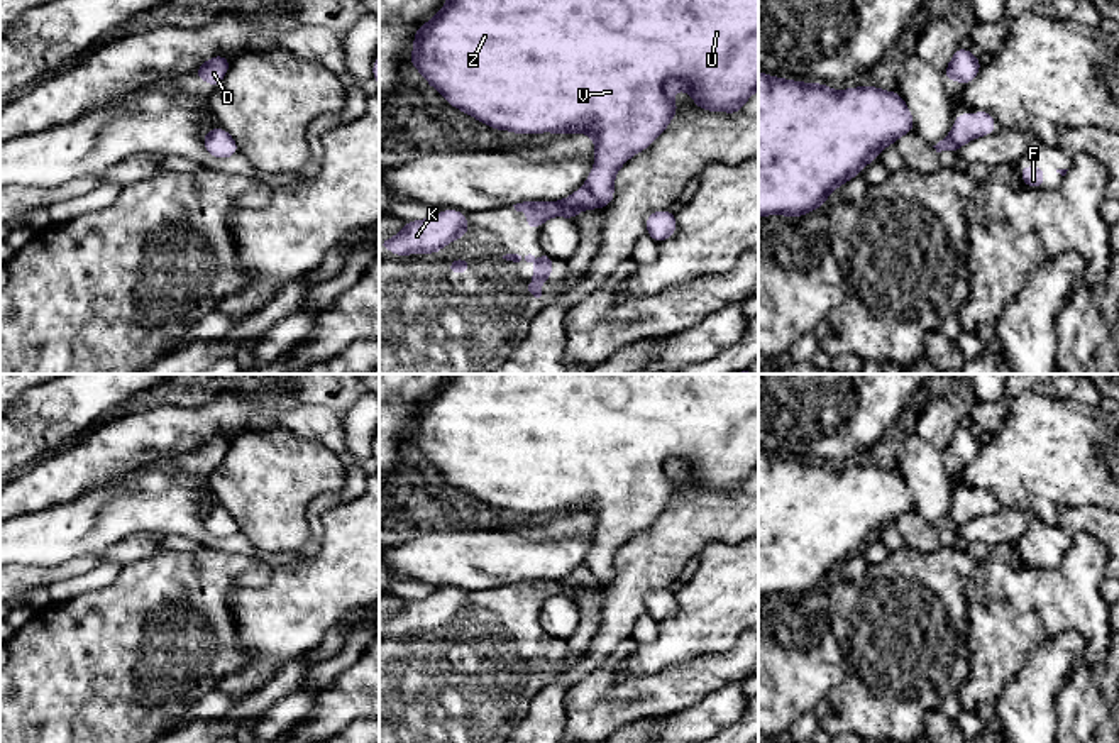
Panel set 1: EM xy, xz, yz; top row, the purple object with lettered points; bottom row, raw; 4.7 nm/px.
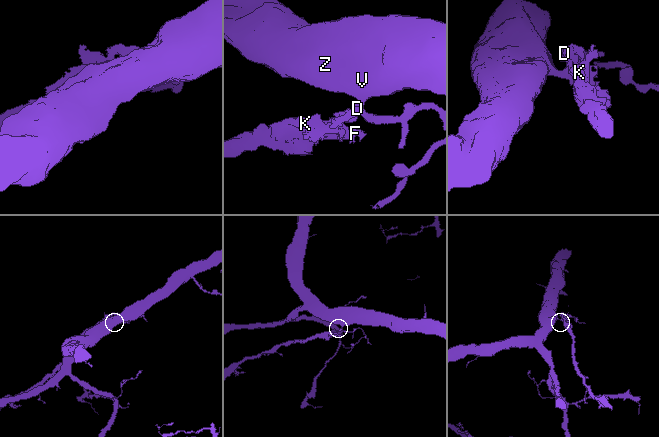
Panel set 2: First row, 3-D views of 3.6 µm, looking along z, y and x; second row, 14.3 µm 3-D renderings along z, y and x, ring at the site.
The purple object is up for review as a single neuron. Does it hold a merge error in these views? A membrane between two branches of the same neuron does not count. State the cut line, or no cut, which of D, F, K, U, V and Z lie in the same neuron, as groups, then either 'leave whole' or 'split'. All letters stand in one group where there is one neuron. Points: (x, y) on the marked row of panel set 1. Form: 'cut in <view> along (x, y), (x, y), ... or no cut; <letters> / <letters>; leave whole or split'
cut in xz along (584, 185), (600, 207); D F K / U V Z; split

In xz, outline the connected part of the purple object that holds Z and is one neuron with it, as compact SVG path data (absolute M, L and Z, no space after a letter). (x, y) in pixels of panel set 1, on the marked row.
M447 0L438 14L413 32L415 42L410 64L447 103L474 117L494 130L510 130L521 135L555 132L565 135L582 132L594 139L594 166L584 186L598 200L599 208L615 198L615 174L637 152L648 149L669 127L679 105L672 90L679 88L692 96L697 108L706 112L738 113L758 90L758 0Z

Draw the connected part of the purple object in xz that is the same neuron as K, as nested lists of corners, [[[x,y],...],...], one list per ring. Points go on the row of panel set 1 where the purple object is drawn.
[[[442,210],[422,222],[408,220],[398,235],[379,240],[379,247],[386,247],[396,257],[437,254],[449,242],[462,239],[471,230],[464,213],[462,210]]]

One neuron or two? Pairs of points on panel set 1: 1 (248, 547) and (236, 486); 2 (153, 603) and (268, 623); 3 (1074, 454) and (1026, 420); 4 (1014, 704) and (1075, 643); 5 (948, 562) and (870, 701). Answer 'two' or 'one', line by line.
1: two
2: two
3: one
4: one
5: one

